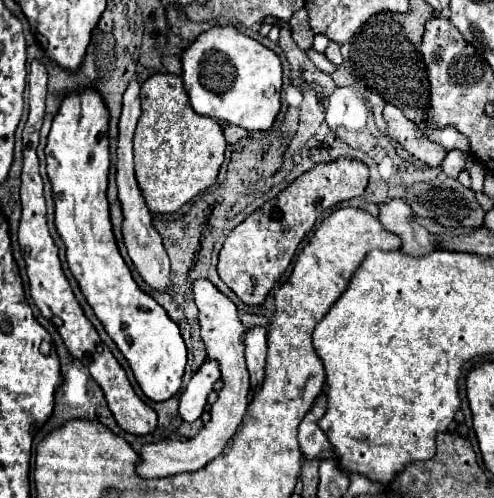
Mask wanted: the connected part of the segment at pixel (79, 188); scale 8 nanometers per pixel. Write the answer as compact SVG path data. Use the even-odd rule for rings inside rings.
M78 89L62 99L44 153L56 203L56 227L66 245L66 259L82 295L126 357L144 395L152 401L170 399L182 385L186 345L178 325L136 285L118 251L106 199L110 167L108 109L102 97L96 97L96 89Z

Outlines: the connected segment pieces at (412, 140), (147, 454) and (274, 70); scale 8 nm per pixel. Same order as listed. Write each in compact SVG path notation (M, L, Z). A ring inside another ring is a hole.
M386 103L384 107L384 119L388 123L388 135L396 137L400 141L400 145L414 157L418 157L420 161L428 163L430 167L438 167L444 157L448 155L448 151L444 147L440 147L438 143L430 141L426 135L422 135L418 131L418 127L414 123L410 123L402 111L390 103Z
M198 279L194 283L192 293L194 293L194 301L198 305L198 321L200 321L206 355L208 355L208 359L212 359L220 365L220 379L224 385L218 393L218 401L210 407L210 421L192 439L186 439L186 441L162 439L156 443L146 443L140 449L140 453L138 453L140 461L136 463L136 473L140 477L168 477L174 473L202 469L208 461L212 461L214 457L218 457L222 453L228 439L236 433L238 425L242 423L246 407L248 407L250 381L248 381L248 369L246 369L246 361L244 361L244 343L240 339L246 329L238 319L238 309L208 279Z
M214 25L180 53L182 79L196 113L250 131L268 131L280 111L282 65L274 51L232 25Z

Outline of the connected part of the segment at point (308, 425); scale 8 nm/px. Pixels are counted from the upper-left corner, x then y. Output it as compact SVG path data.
M320 393L314 407L306 413L298 427L300 451L308 459L322 459L326 453L332 453L332 445L326 435L318 429L318 419L326 413L326 395Z

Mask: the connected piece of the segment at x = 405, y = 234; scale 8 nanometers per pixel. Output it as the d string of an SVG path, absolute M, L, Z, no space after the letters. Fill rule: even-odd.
M392 199L388 203L380 203L380 223L384 225L384 229L396 233L402 239L402 251L410 253L410 255L424 255L434 251L438 245L432 237L432 233L428 233L414 217L412 217L412 209L406 201L402 199Z

